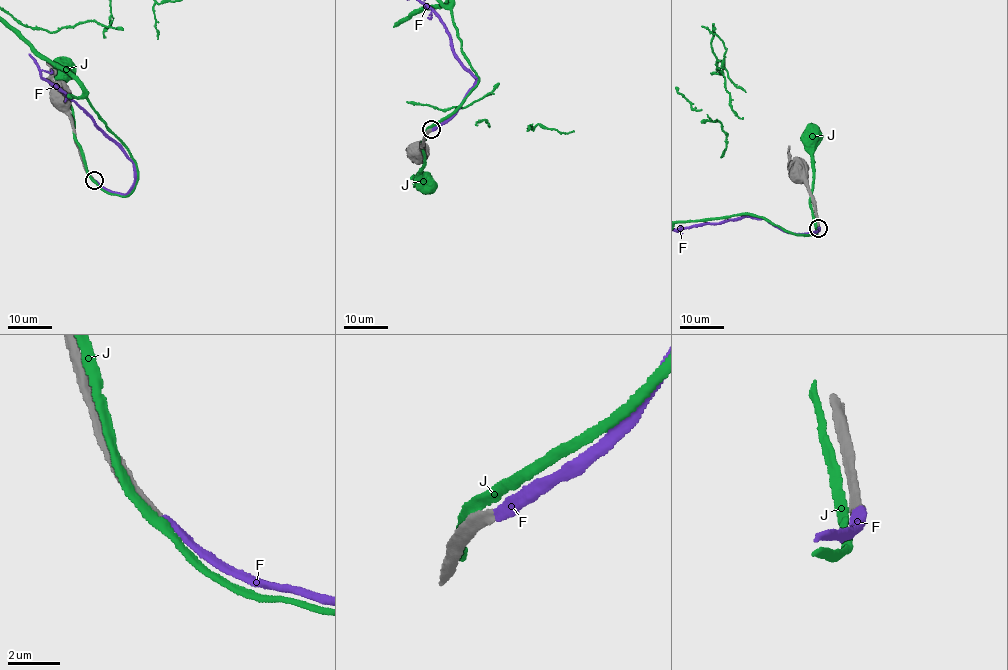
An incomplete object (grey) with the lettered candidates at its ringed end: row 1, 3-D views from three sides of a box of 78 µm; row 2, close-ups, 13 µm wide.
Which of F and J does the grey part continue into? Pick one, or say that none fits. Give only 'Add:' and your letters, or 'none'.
Add: F

